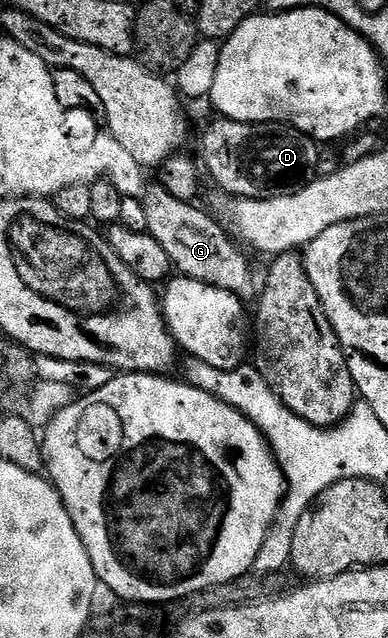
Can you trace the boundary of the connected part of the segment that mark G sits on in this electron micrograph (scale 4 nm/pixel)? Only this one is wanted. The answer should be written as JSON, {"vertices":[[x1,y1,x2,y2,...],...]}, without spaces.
{"vertices":[[159,184,149,185,142,201,146,208,147,234,154,236,154,240,162,244,177,275,213,285,214,288,234,293,243,300,253,297,258,282,257,279,256,282,252,279,252,266,243,254,245,251,233,241,229,231,211,213,200,214,199,205,170,196,170,192,166,192,166,188]]}

